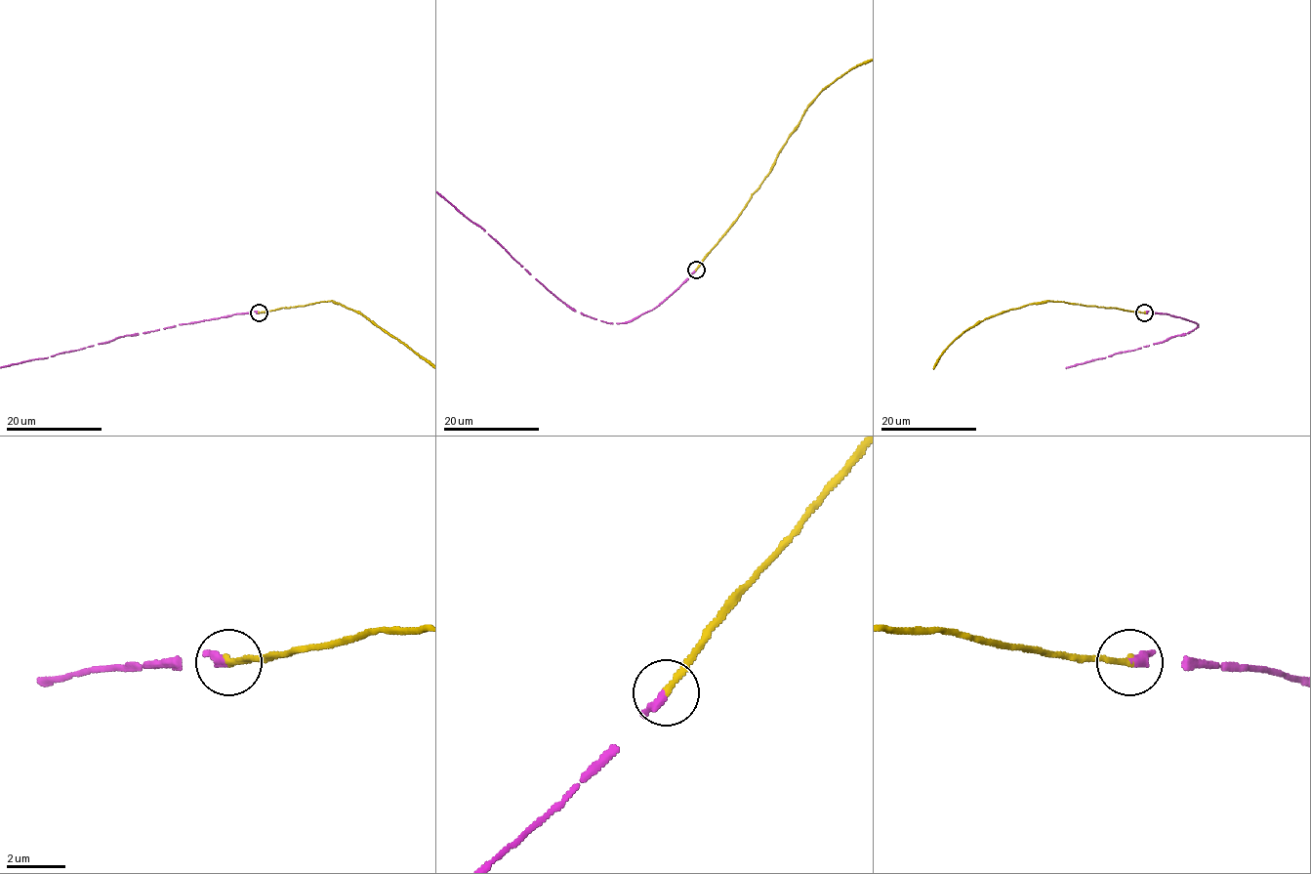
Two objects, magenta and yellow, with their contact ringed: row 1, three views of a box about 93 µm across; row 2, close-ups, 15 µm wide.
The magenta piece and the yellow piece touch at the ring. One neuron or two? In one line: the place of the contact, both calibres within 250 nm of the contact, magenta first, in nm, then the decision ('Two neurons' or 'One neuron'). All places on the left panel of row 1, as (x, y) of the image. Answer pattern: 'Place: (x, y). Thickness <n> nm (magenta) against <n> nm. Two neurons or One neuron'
Place: (259, 312). Thickness 320 nm (magenta) against 200 nm. One neuron

